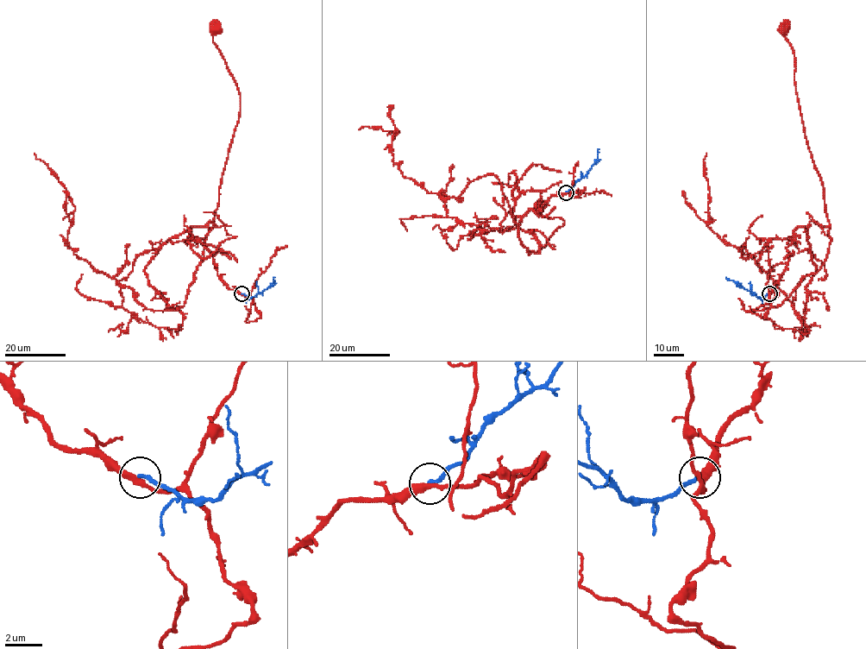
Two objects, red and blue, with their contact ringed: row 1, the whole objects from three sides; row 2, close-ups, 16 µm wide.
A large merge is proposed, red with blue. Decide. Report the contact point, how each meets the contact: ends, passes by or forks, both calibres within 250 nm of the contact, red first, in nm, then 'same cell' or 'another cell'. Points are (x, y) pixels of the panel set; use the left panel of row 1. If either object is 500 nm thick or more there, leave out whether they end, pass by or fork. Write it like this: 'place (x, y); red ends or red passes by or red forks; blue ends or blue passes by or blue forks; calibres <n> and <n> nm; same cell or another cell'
place (241, 293); red passes by; blue ends; calibres 320 and 200 nm; same cell

